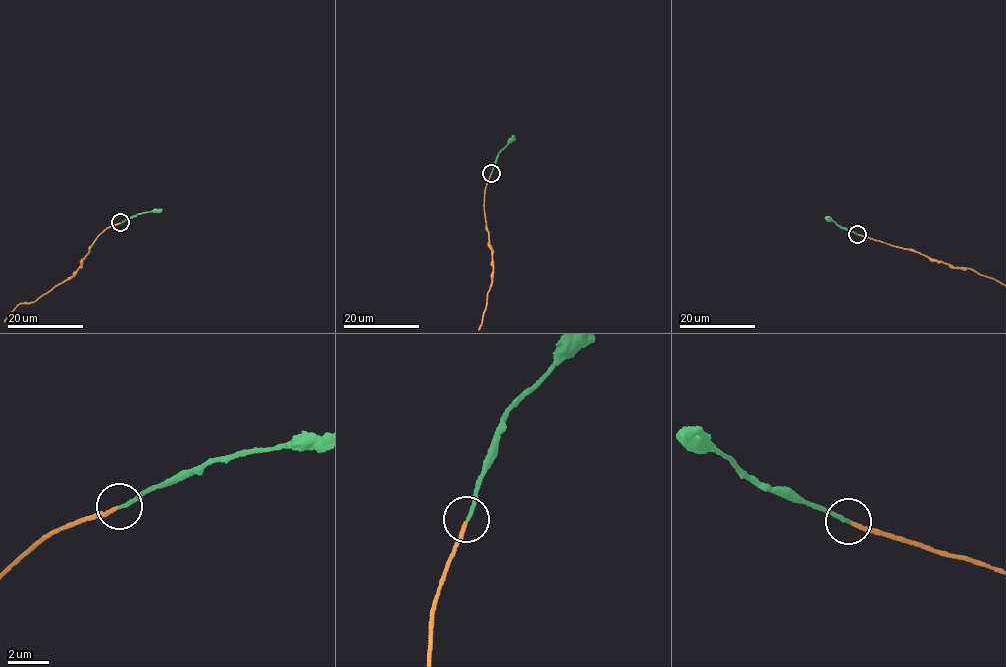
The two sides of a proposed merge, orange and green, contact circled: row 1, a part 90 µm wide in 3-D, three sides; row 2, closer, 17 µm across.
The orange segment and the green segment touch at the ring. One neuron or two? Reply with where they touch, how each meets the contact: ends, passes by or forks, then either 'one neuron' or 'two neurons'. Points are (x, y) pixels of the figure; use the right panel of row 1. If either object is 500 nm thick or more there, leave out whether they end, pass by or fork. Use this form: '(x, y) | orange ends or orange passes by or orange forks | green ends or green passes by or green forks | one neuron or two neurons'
(857, 234) | orange ends | green ends | one neuron

